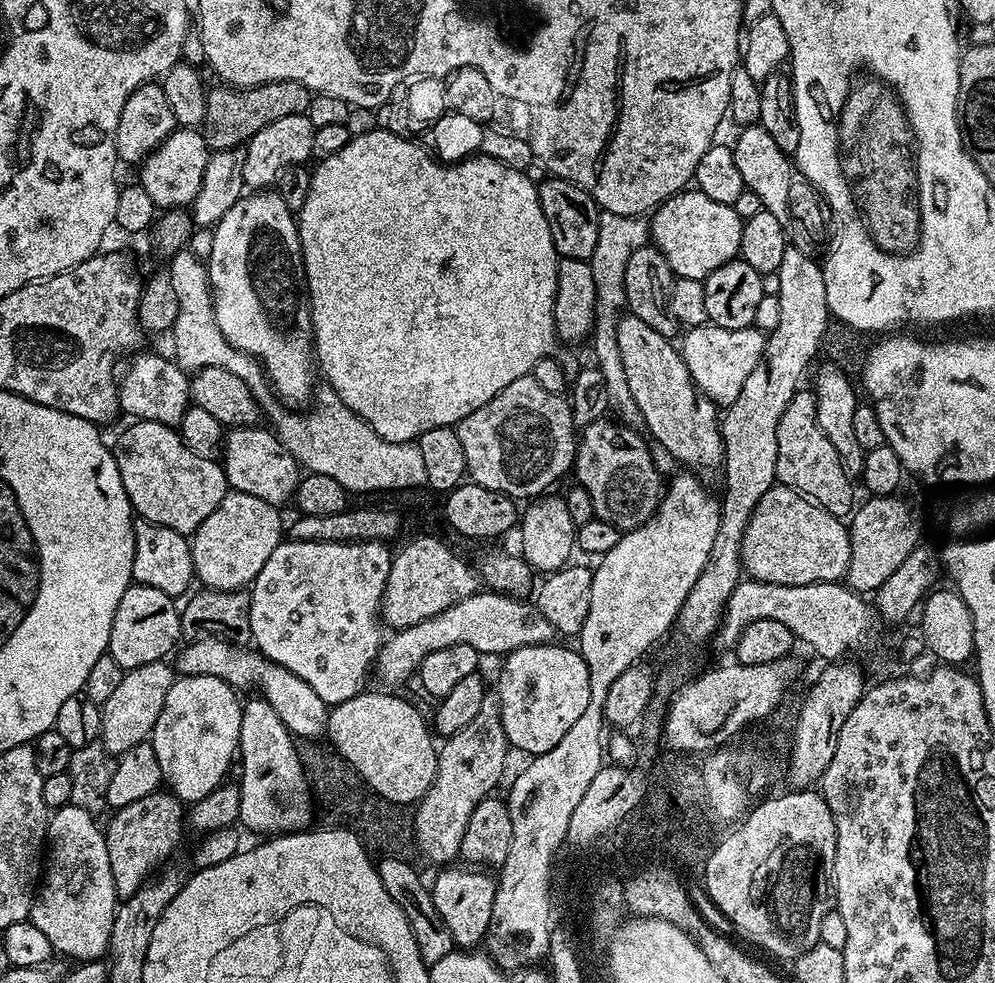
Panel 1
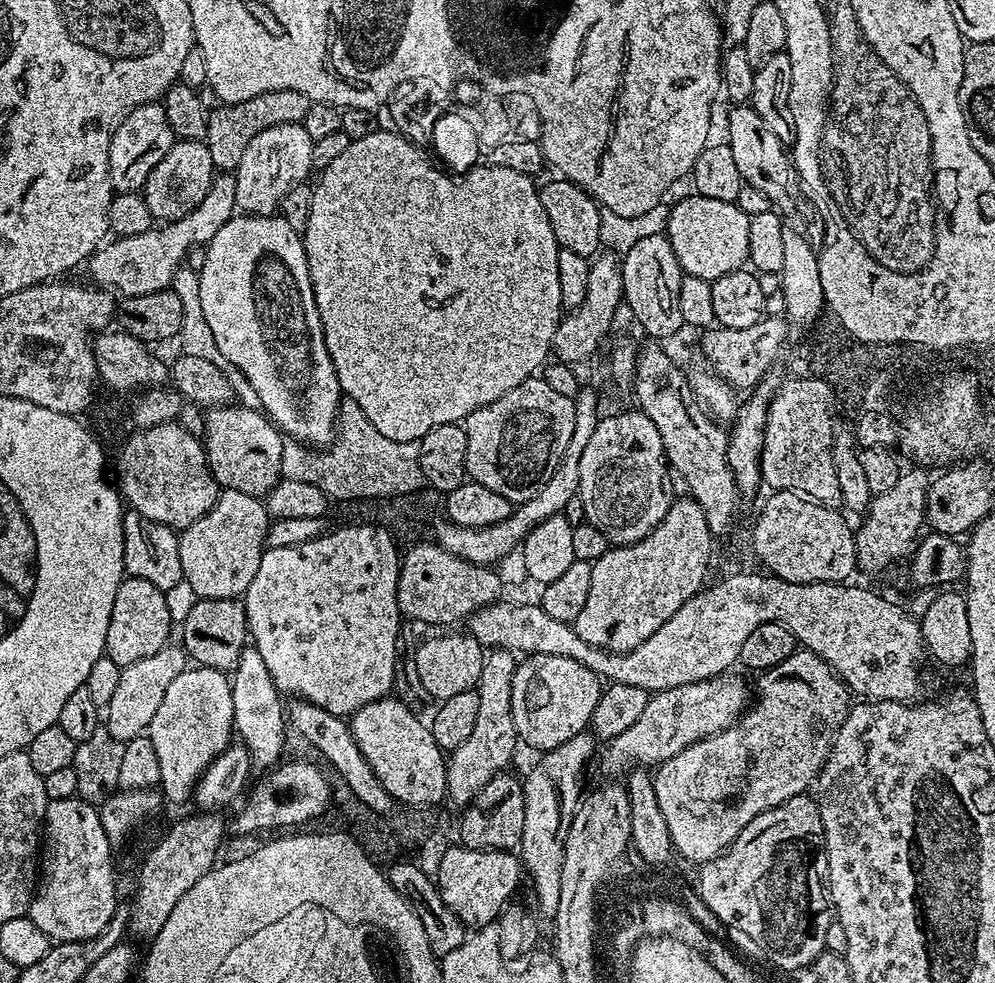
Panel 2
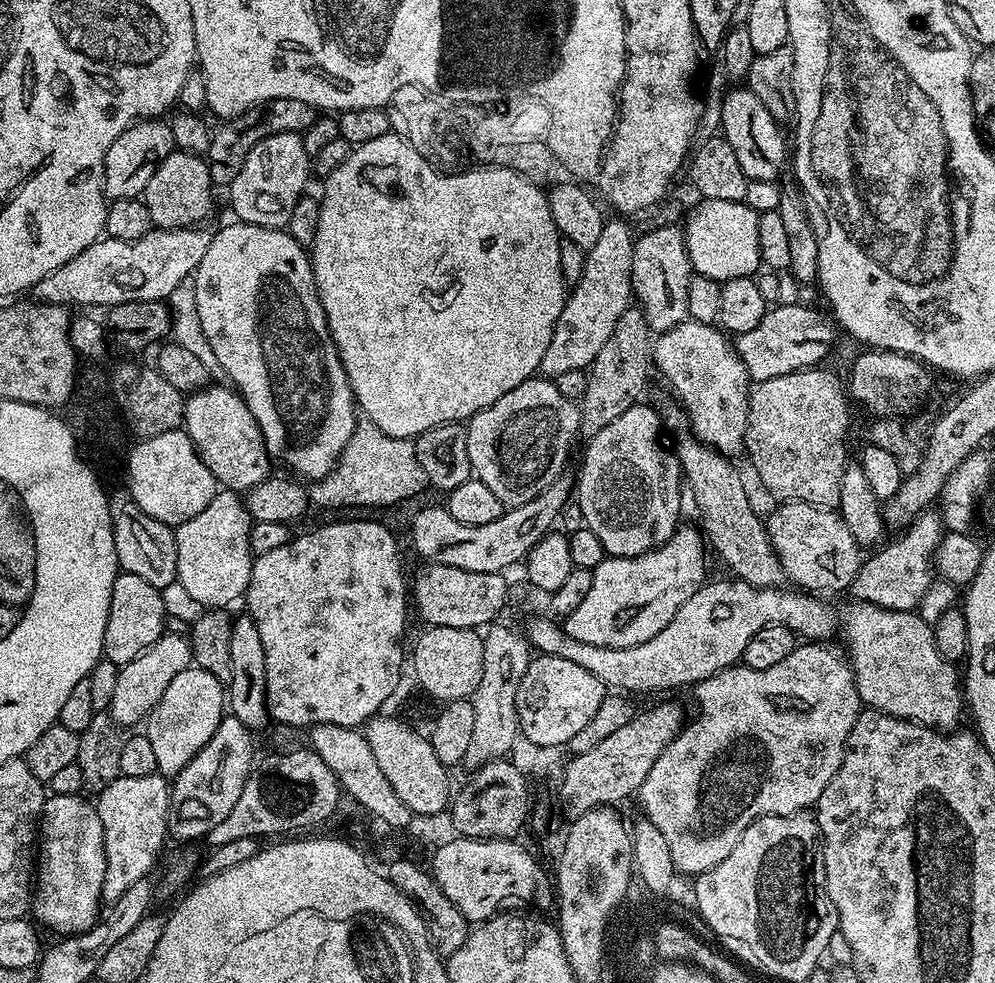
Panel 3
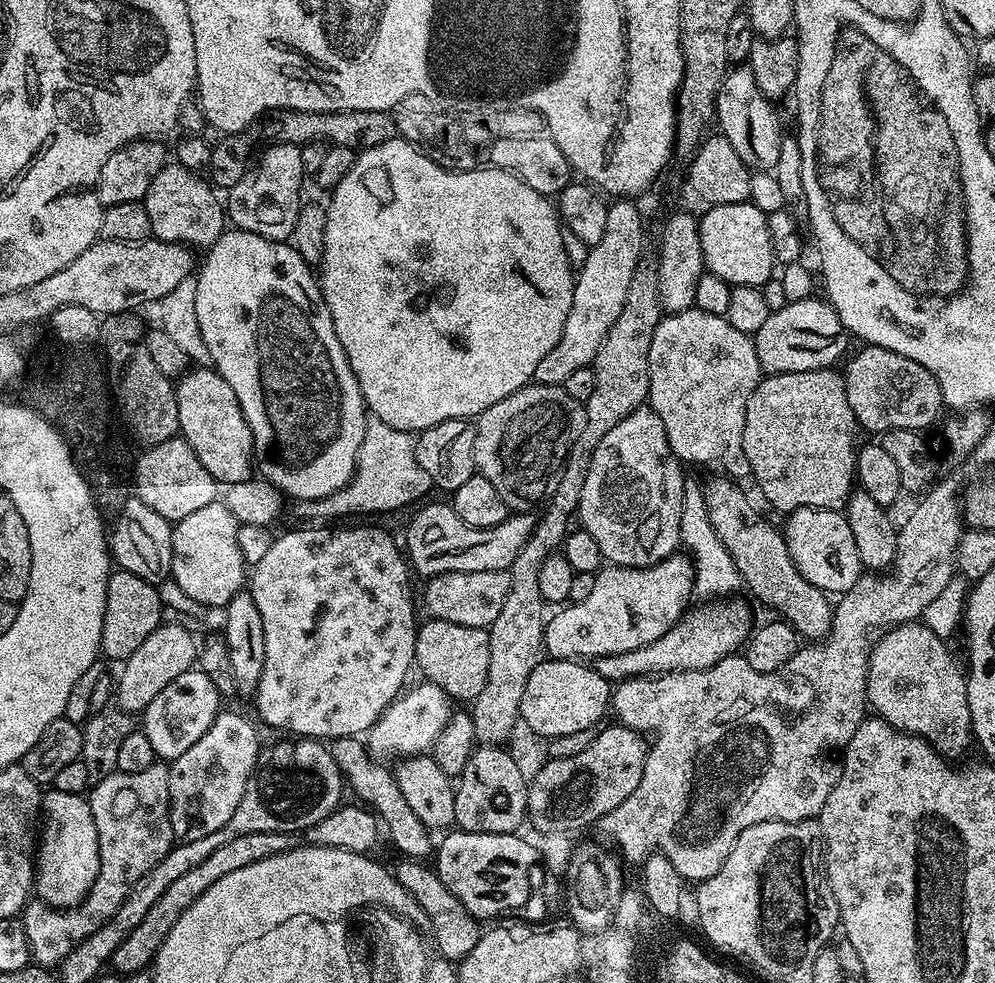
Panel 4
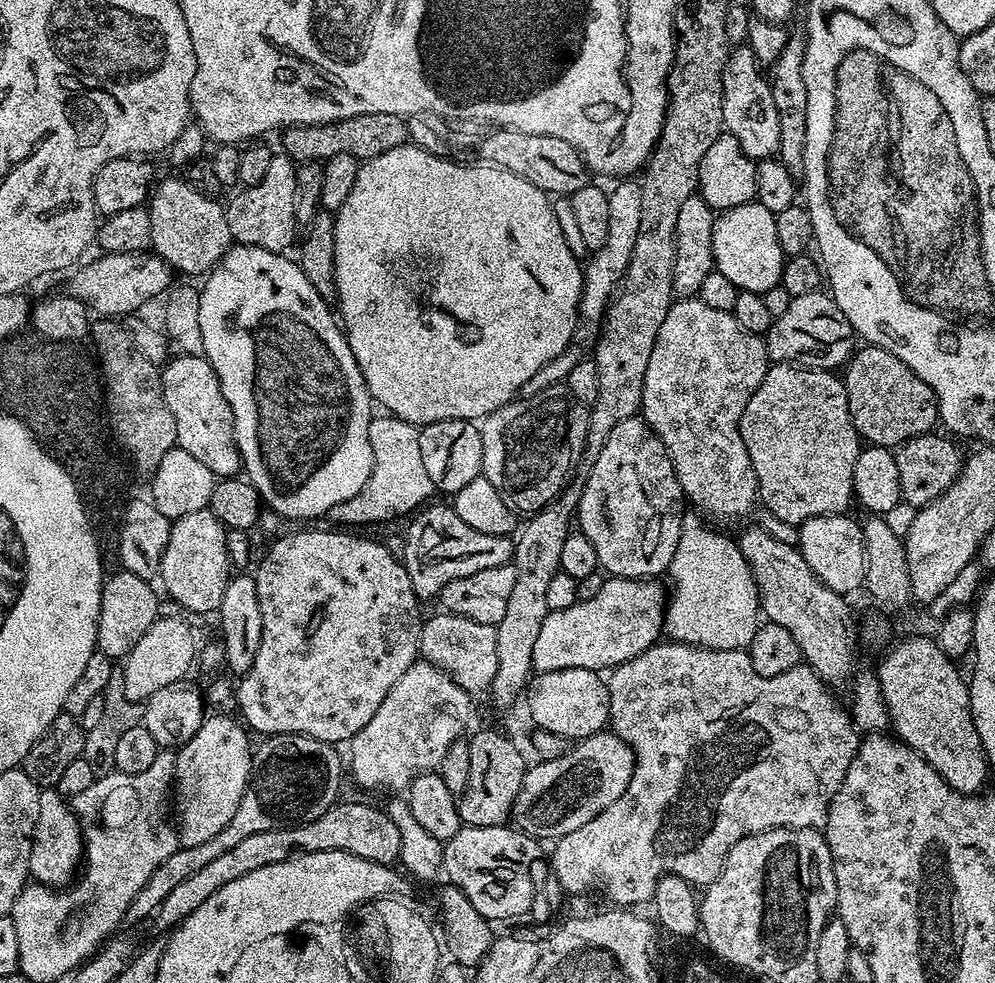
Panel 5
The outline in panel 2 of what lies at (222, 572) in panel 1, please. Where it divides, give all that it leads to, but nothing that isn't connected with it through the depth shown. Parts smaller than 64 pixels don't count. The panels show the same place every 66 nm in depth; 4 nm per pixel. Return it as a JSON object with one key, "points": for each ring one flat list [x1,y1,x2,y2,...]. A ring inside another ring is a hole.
{"points":[[233,488,223,489,214,506,179,533,183,583,192,587,193,597,201,600,243,597,250,582,254,582,254,574,258,574,269,523,261,497,242,494,242,490]]}

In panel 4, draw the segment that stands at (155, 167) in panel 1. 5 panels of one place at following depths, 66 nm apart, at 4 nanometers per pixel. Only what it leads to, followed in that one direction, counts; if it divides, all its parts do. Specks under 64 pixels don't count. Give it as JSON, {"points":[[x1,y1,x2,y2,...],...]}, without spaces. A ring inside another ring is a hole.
{"points":[[177,162,165,163,154,182,150,182,150,190,146,190,142,201,146,214,150,214,152,236,196,250,207,249,226,230,226,208,215,194,213,185,203,175]]}

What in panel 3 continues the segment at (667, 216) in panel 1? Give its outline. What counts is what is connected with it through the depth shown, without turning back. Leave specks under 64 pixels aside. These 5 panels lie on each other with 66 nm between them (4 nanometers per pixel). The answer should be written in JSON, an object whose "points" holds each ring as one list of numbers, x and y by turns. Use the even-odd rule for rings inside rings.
{"points":[[701,199,687,213,683,221,684,241,688,257,692,263,692,271,695,275,714,278,721,282,742,278,743,276,755,277,761,271,760,251,758,250,758,222,760,213,743,202,718,202,717,200]]}

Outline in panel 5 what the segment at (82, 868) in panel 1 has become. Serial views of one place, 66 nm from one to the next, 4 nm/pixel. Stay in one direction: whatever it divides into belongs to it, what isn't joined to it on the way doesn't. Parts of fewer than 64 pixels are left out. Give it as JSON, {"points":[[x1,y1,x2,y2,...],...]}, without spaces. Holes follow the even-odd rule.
{"points":[[55,788,41,789,38,804,38,822,32,835,29,877,48,887,67,887,73,881,83,859,83,832,76,813,67,799]]}

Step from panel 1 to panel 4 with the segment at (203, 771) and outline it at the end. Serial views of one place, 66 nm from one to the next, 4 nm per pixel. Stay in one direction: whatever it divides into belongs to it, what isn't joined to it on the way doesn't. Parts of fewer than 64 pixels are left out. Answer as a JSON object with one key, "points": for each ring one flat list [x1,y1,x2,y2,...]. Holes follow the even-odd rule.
{"points":[[193,670,178,674,178,678,174,678,166,690,161,690,154,697,154,702,150,702,150,706,146,706,142,713,142,731,146,738,150,738,150,746,154,746,156,757,171,762,189,750,210,729,217,712,221,711,220,703,220,692,214,690,214,682,210,682,204,672]]}

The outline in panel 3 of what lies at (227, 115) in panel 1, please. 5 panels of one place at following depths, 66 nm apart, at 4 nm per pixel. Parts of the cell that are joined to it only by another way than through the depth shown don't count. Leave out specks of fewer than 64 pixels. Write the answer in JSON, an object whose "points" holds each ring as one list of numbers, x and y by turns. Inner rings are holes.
{"points":[[274,98,267,100,265,104,258,104,255,108,249,108,240,116,234,116,230,120,223,121,220,129,211,133,209,150,206,153,208,167,212,169,213,181,231,182,238,178,238,170,246,163,246,154,262,142,262,138,270,138,270,134,286,134,294,132,302,134,316,121,317,109,308,105,308,102,298,102,298,98]]}

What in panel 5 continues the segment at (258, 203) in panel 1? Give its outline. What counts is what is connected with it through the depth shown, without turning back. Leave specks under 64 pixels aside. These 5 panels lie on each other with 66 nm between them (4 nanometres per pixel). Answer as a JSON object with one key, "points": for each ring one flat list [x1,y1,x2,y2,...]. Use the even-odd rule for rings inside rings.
{"points":[[233,243,224,255,223,260,207,273,200,288,198,302,198,327,202,330,202,346,204,359,210,362,214,374,218,374,218,382,222,386,222,394,226,394,226,402,230,402,230,410,234,414,234,434,236,445,240,451,240,463,243,475,249,484,258,490,261,501,276,515,286,520,316,520,327,517,334,506,354,498,372,473,372,451,370,450,370,422,374,415,374,401,368,393,366,382,362,378,362,370,358,370,358,362,354,362,354,354,350,350,348,340,344,337,337,317,330,309,329,301,324,300,310,286,310,278,302,274,299,263,291,260,291,255,282,252,262,250,258,246]]}

